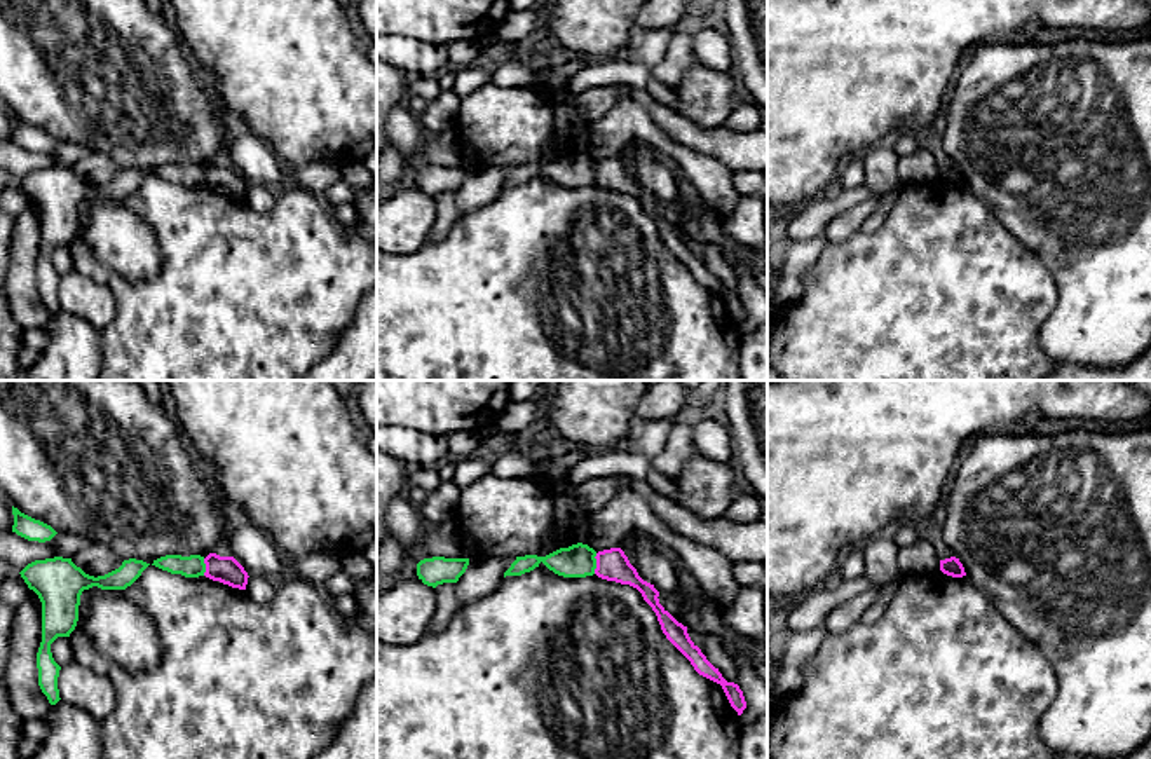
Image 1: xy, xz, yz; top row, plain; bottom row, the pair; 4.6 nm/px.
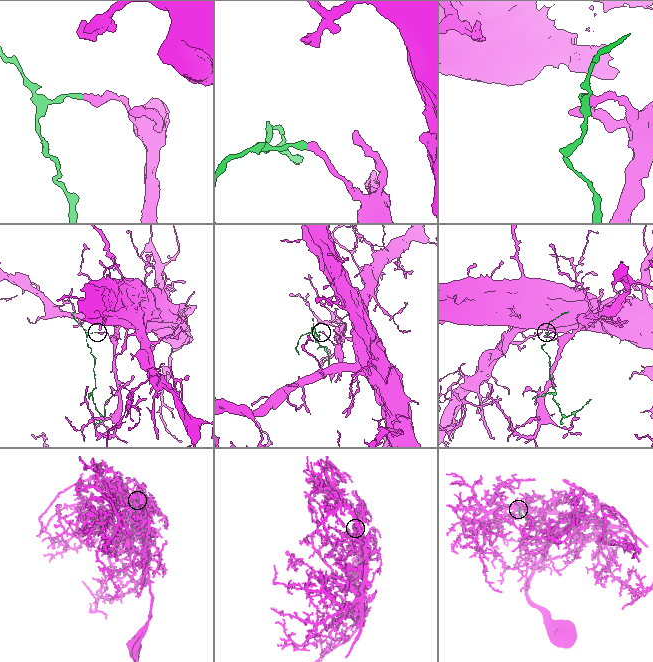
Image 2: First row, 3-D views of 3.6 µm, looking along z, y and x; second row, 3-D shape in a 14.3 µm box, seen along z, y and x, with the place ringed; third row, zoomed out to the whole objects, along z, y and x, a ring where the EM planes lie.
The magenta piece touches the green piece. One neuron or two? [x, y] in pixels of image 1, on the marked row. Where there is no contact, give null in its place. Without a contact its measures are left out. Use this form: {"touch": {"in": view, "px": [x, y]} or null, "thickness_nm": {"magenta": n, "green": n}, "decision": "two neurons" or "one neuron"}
{"touch": {"in": "xz", "px": [597, 564]}, "thickness_nm": {"magenta": 150, "green": 160}, "decision": "two neurons"}

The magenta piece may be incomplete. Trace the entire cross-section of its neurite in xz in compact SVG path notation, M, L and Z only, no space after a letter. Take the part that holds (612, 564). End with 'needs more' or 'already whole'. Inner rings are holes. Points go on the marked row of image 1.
M610 548L596 553L596 569L595 574L607 581L616 581L621 585L630 585L637 588L644 600L652 607L652 611L657 616L657 621L661 625L663 633L666 639L691 661L694 670L720 684L731 707L738 712L738 715L743 714L746 708L746 701L743 696L743 691L738 684L727 682L719 668L715 668L706 656L701 653L701 649L691 640L687 633L687 626L678 623L661 604L659 604L659 591L654 588L654 585L644 581L637 569L630 564L628 557L621 548Z; already whole

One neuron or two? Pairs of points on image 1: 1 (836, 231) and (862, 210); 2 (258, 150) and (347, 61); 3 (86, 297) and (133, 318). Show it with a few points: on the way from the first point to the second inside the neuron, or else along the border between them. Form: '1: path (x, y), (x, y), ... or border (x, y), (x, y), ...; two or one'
1: path (843, 227), (855, 217); one
2: border (248, 131), (260, 136), (278, 157); two
3: border (91, 278), (115, 304), (100, 332); two

